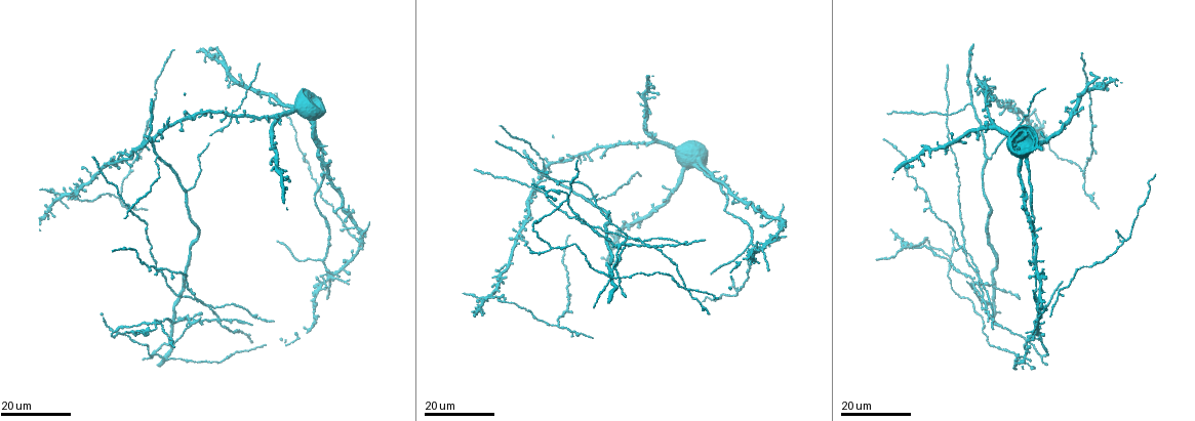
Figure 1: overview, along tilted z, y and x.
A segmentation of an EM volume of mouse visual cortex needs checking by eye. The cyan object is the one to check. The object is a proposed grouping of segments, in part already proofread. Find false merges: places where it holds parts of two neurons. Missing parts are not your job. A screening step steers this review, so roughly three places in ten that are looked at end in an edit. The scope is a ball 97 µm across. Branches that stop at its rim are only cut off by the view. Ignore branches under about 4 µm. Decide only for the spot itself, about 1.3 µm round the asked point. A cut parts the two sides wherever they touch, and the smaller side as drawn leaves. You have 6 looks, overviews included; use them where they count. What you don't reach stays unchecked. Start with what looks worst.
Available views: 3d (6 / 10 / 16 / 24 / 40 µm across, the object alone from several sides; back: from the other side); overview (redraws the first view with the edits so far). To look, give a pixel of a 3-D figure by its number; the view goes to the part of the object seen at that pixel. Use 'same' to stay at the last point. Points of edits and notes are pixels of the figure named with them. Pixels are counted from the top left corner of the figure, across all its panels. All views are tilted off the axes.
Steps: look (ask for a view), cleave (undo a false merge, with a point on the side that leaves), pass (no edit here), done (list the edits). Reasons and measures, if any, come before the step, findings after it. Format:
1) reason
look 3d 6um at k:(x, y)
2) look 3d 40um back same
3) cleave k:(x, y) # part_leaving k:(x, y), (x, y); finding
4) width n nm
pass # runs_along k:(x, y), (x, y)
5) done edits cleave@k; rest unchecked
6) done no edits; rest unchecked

four-way junction
look 3d 16um at 1:(217, 319)

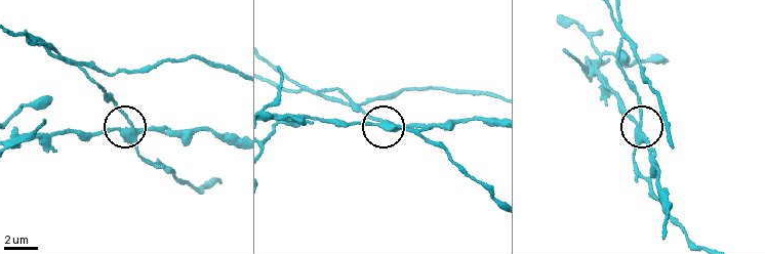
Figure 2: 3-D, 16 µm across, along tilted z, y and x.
look 3d 6um at 2:(130, 128)

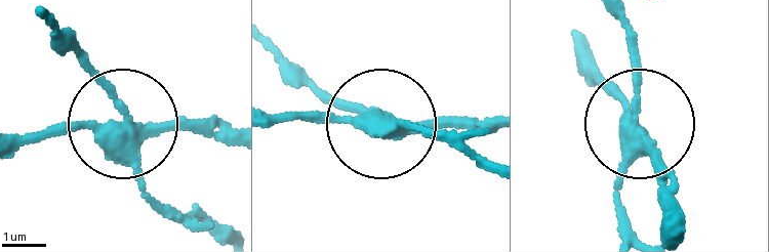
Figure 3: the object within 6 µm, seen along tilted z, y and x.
arms 4
cleave 3:(69, 131) # a second neuron is stuck on

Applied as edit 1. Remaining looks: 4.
look overview

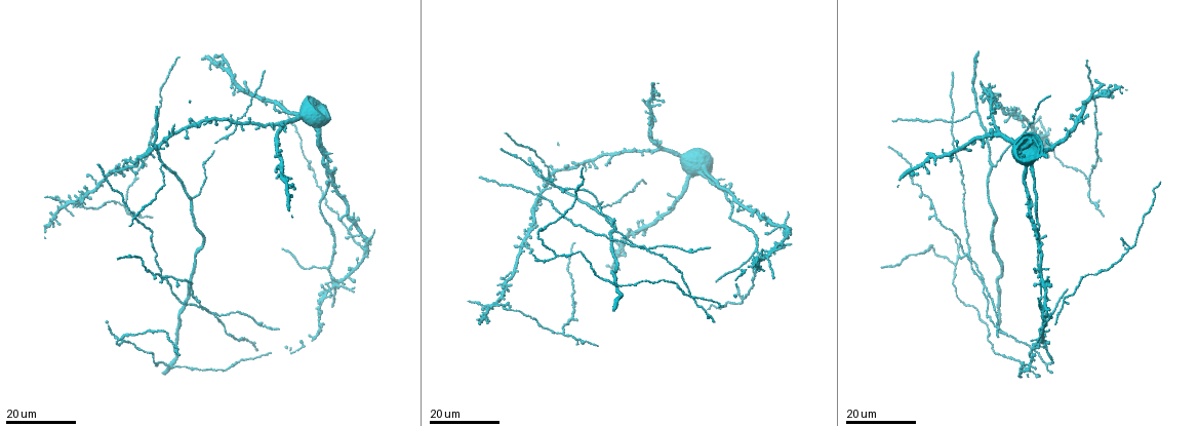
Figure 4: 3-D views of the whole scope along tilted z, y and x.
four or more arms meet
look 3d 24um at 4:(124, 166)

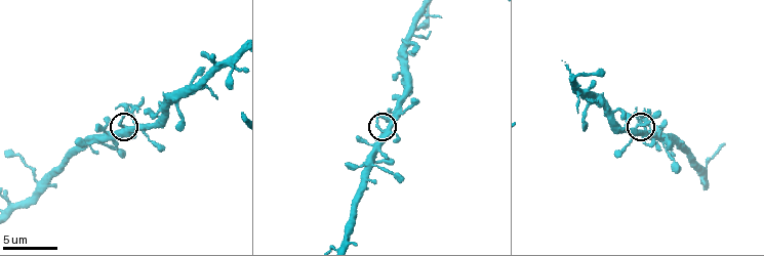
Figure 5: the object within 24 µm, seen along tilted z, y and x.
look 3d 6um at 5:(122, 128)

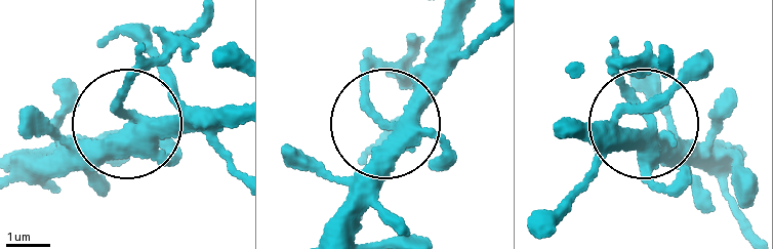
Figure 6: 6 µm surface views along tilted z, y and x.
look 3d 6um back at 6:(131, 119)

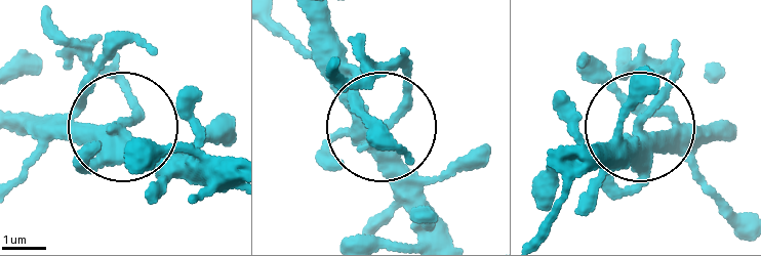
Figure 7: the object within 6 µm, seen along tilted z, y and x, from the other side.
pass # runs_along 7:(711, 127), (646, 129), (678, 47); all the same neuron

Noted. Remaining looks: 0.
done edits cleave@3; rest unchecked

